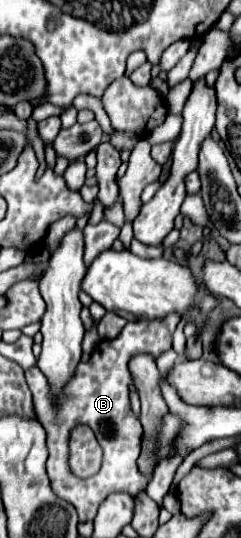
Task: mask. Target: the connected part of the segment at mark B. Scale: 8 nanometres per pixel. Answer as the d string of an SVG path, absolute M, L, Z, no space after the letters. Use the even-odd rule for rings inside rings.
M168 315L166 319L152 319L152 321L128 321L122 333L112 341L102 341L90 361L78 363L74 379L62 389L62 393L52 395L48 391L48 379L38 369L32 367L26 371L28 387L34 395L34 409L38 413L38 421L46 429L46 443L48 443L48 475L52 481L52 489L58 497L72 503L78 511L82 521L82 511L98 511L98 505L116 491L126 491L128 495L138 495L146 489L148 479L138 471L136 459L140 451L140 437L142 425L130 409L128 393L132 385L132 375L128 371L128 359L136 353L150 353L158 357L160 353L172 347L172 333L180 321L180 315ZM78 423L88 425L102 451L102 467L90 479L78 479L68 471L68 435L70 429Z

